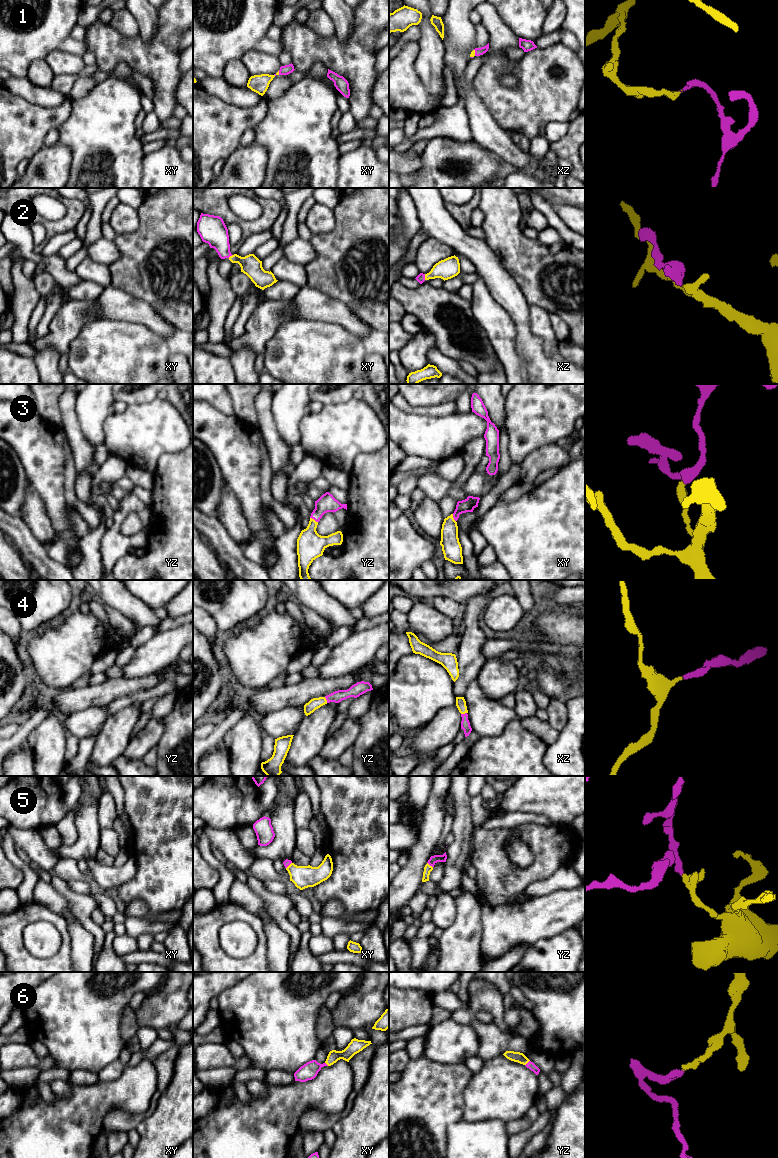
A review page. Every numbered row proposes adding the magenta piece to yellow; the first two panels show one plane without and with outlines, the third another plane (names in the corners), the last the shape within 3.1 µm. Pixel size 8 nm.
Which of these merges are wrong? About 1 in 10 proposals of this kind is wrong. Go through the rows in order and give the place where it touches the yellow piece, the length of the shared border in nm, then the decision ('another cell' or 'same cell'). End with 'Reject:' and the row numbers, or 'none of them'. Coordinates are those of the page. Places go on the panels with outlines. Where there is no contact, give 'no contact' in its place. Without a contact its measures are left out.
1: contact xz (474, 52); length 60 nm; same cell
2: contact xz (425, 277); length 50 nm; same cell
3: contact yz (313, 519); length 80 nm; same cell
4: contact yz (326, 700); length 50 nm; same cell
5: contact yz (429, 865); length 60 nm; same cell
6: contact yz (527, 1062); length 60 nm; same cell
Reject: none of them

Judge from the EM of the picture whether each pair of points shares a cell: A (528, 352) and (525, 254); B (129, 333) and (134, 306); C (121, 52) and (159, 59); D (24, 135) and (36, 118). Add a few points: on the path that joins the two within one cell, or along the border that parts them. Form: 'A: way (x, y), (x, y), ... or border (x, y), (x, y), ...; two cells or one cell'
A: border (513, 279), (529, 305); two cells
B: border (108, 318), (136, 322), (145, 325), (153, 331); two cells
C: way (130, 52), (150, 58); one cell
D: way (28, 131), (35, 125), (35, 122); one cell

